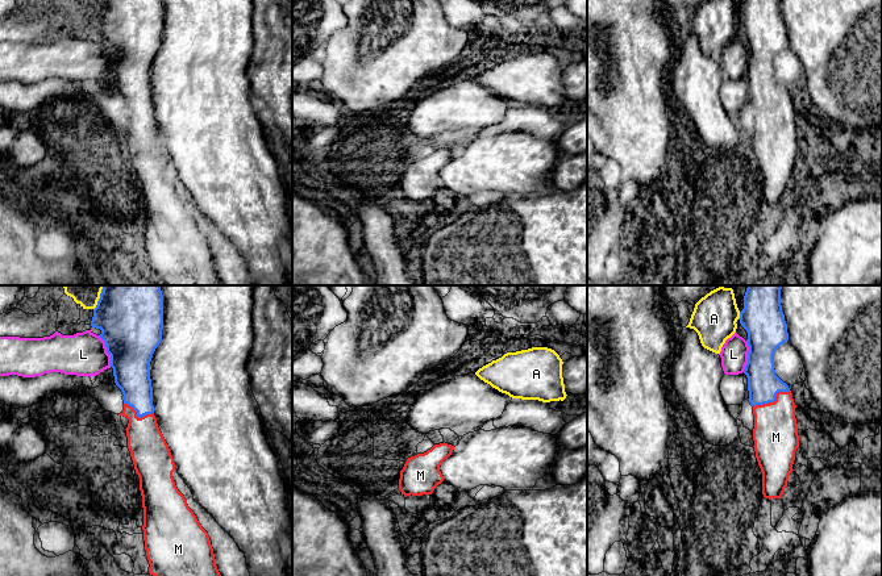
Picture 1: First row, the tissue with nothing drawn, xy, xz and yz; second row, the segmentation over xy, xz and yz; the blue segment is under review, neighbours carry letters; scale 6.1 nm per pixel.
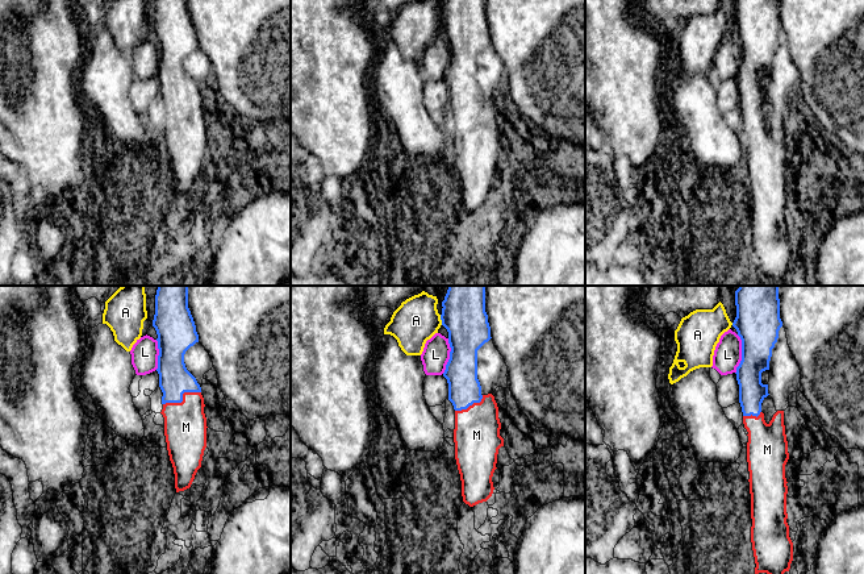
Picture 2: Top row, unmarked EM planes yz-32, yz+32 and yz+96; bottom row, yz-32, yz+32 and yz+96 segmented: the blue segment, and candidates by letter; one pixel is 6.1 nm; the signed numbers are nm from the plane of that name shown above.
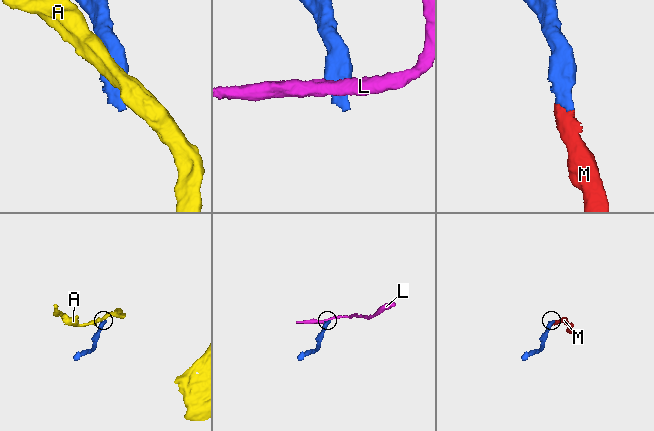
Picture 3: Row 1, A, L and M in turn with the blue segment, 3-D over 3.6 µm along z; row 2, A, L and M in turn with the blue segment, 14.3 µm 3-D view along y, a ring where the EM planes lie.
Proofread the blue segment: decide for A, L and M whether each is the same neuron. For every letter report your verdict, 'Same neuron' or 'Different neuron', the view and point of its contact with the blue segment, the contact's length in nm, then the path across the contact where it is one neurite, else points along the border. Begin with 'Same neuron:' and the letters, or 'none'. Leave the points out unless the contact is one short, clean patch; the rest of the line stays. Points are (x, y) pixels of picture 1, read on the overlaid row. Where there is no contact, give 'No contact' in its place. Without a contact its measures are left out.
Same neuron: M
A: Different neuron. Touches blue at yz (740, 316). Shared border 50 nm
L: Different neuron. Touches blue at xy (107, 351). Shared border 200 nm. Boundary: xy (98, 336), (104, 342), (111, 366)
M: Same neuron. Touches blue at yz (773, 401). Shared border 260 nm. Path across: yz (764, 384), (773, 401), (776, 437)

